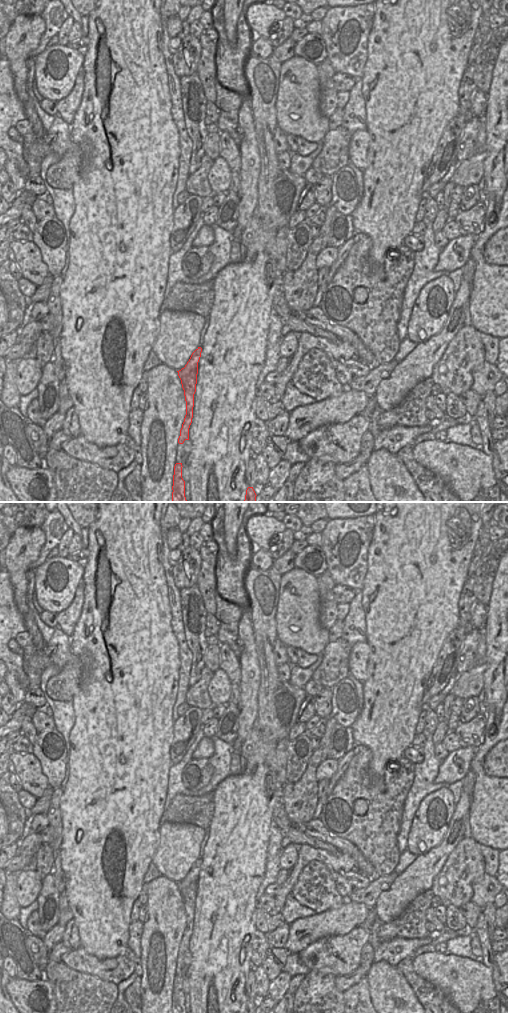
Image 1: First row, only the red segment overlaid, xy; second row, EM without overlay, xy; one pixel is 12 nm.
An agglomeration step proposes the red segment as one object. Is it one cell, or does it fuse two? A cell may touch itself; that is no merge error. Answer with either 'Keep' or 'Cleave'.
Cleave

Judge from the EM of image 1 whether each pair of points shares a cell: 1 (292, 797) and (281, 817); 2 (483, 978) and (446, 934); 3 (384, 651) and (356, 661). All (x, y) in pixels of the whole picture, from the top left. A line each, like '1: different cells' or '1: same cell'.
1: different cells
2: different cells
3: different cells

